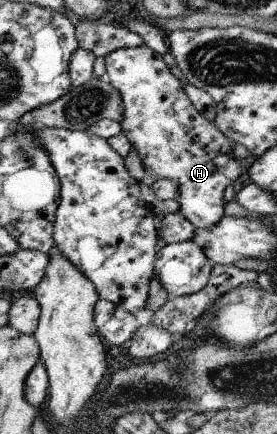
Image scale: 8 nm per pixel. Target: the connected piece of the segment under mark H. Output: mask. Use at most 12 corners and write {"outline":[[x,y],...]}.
{"outline":[[148,46],[102,57],[118,125],[195,228],[243,179],[233,141]]}

